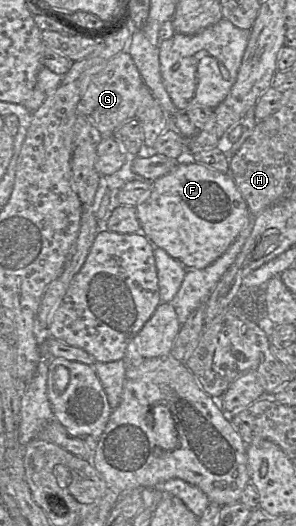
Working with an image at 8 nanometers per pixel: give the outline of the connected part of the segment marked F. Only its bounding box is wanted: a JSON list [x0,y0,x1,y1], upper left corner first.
[136,159,252,269]

